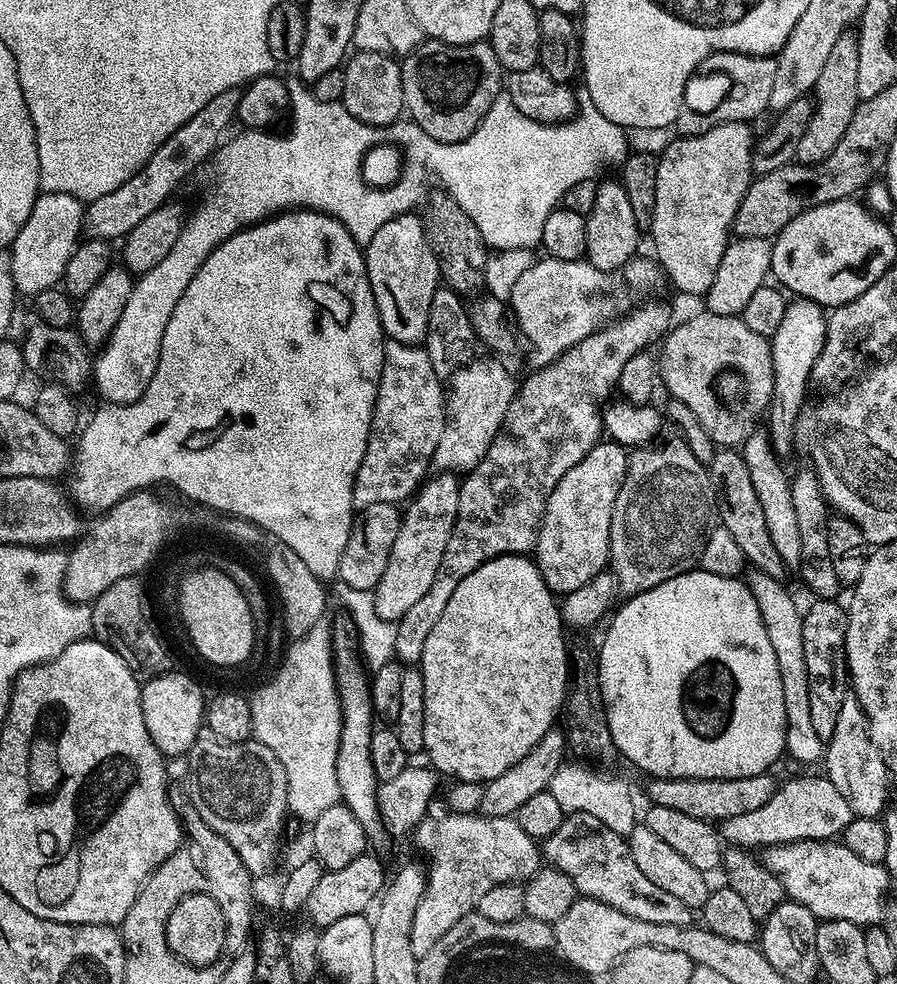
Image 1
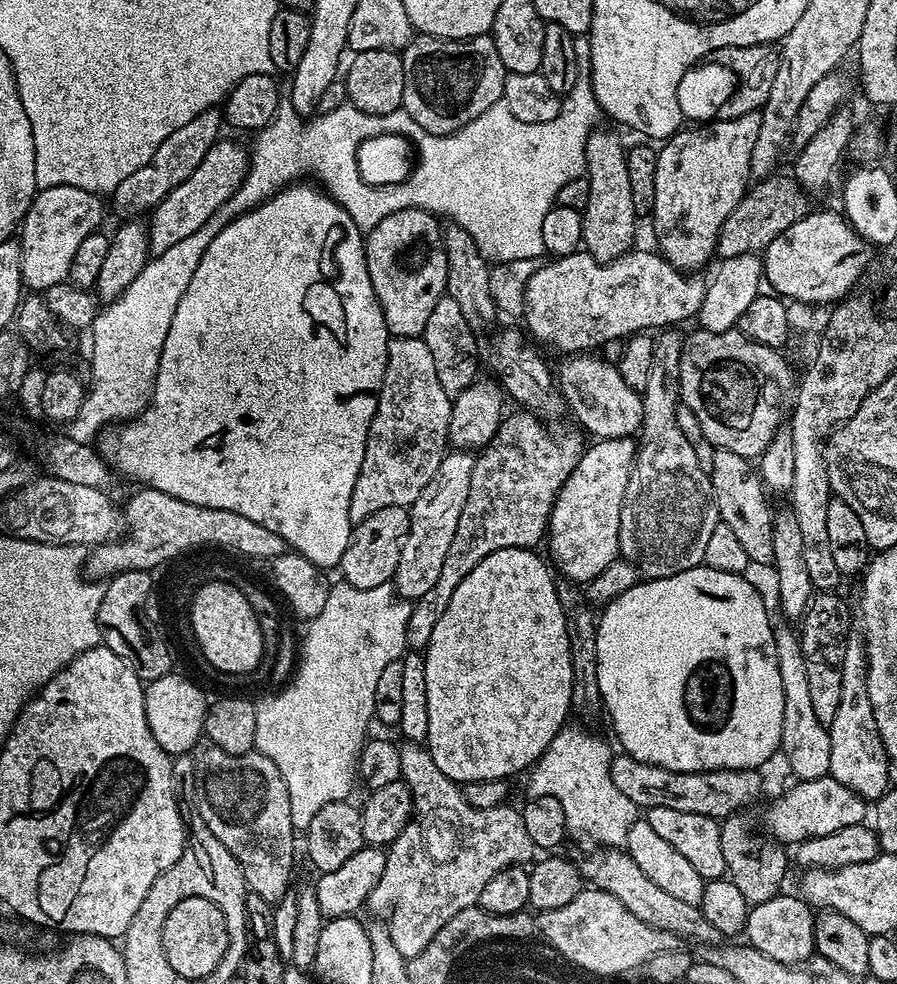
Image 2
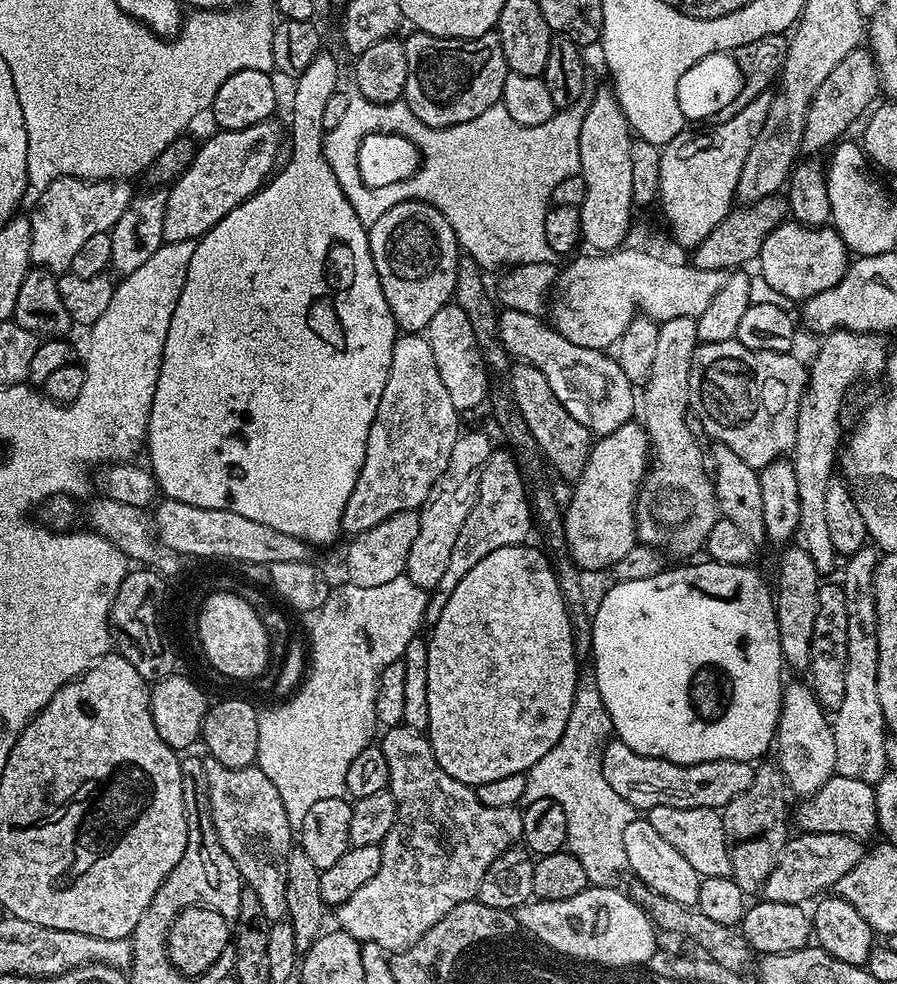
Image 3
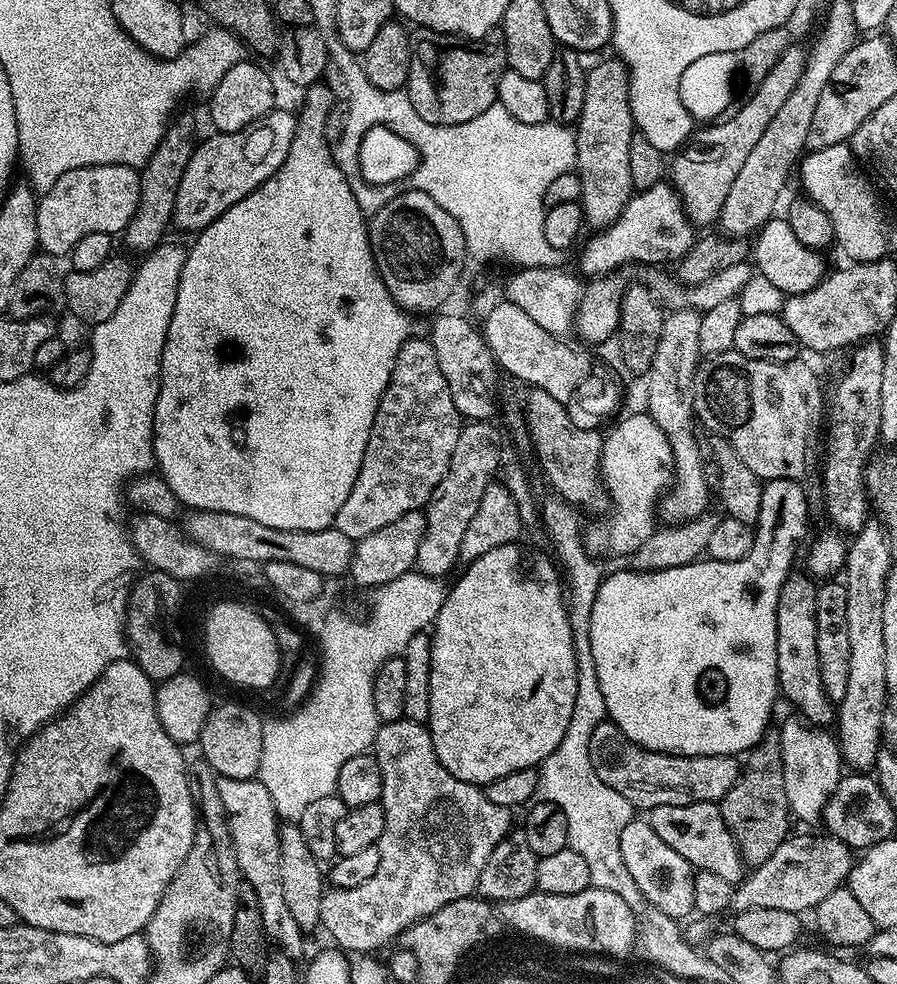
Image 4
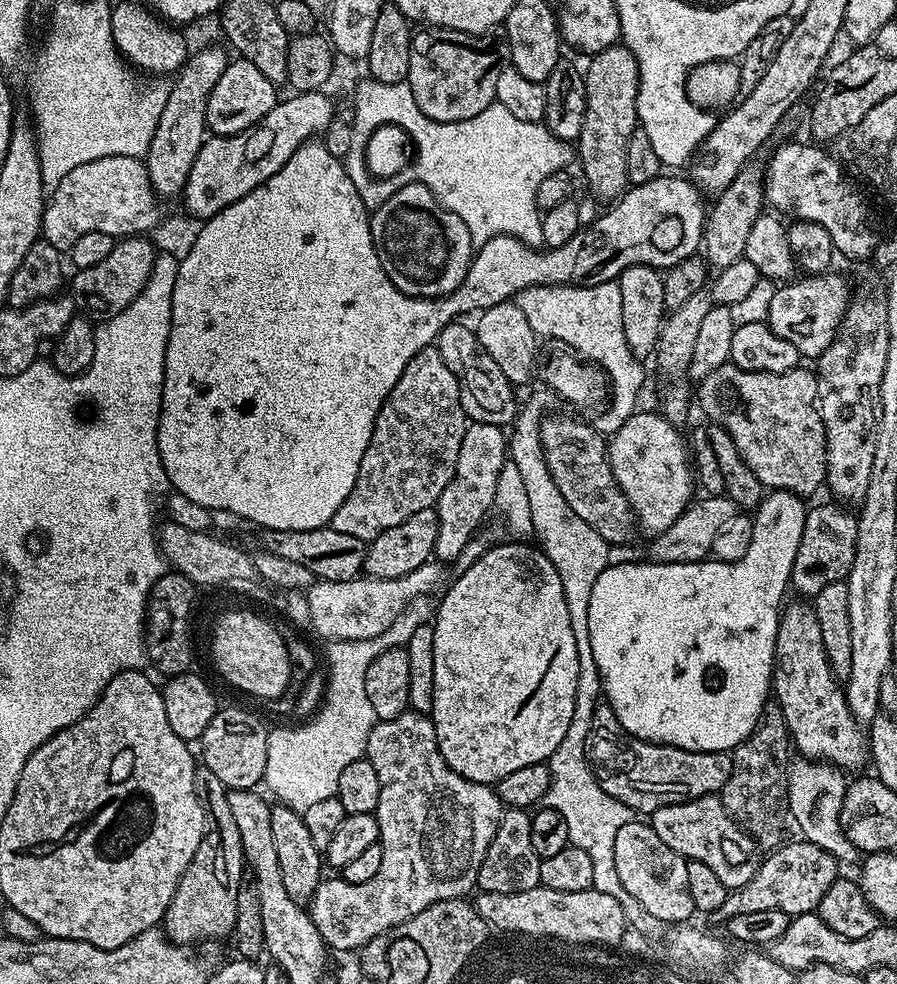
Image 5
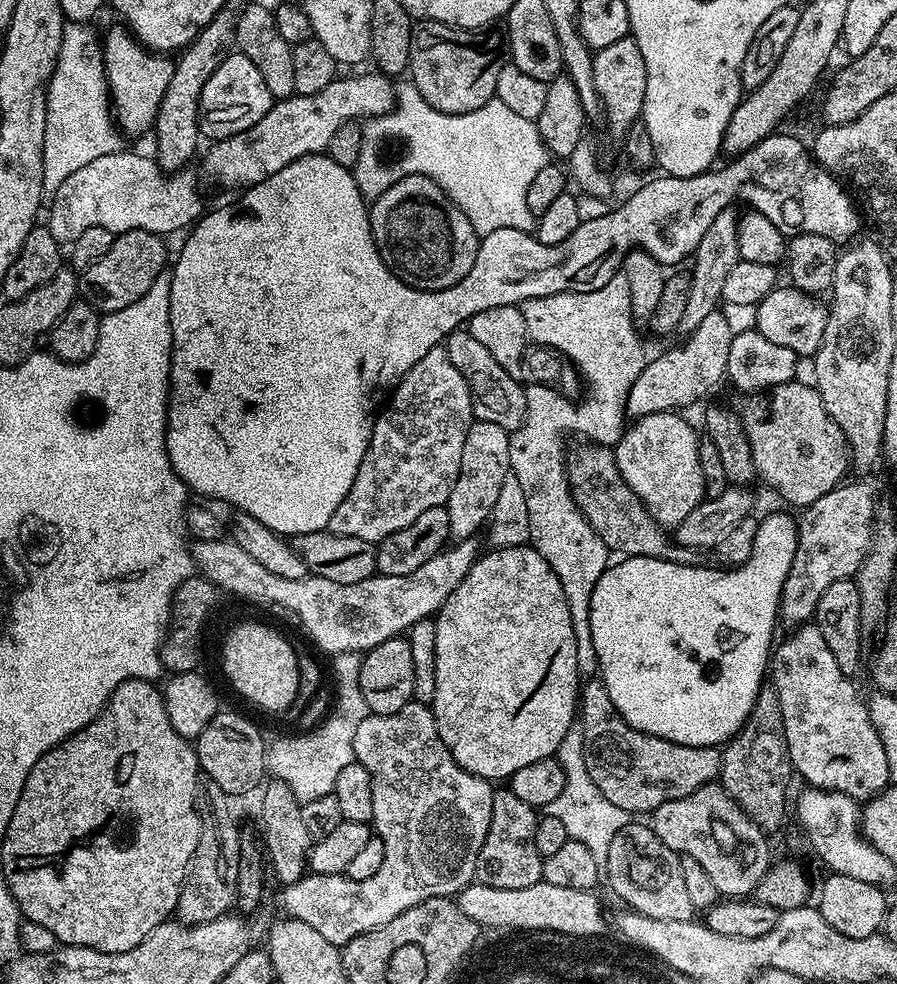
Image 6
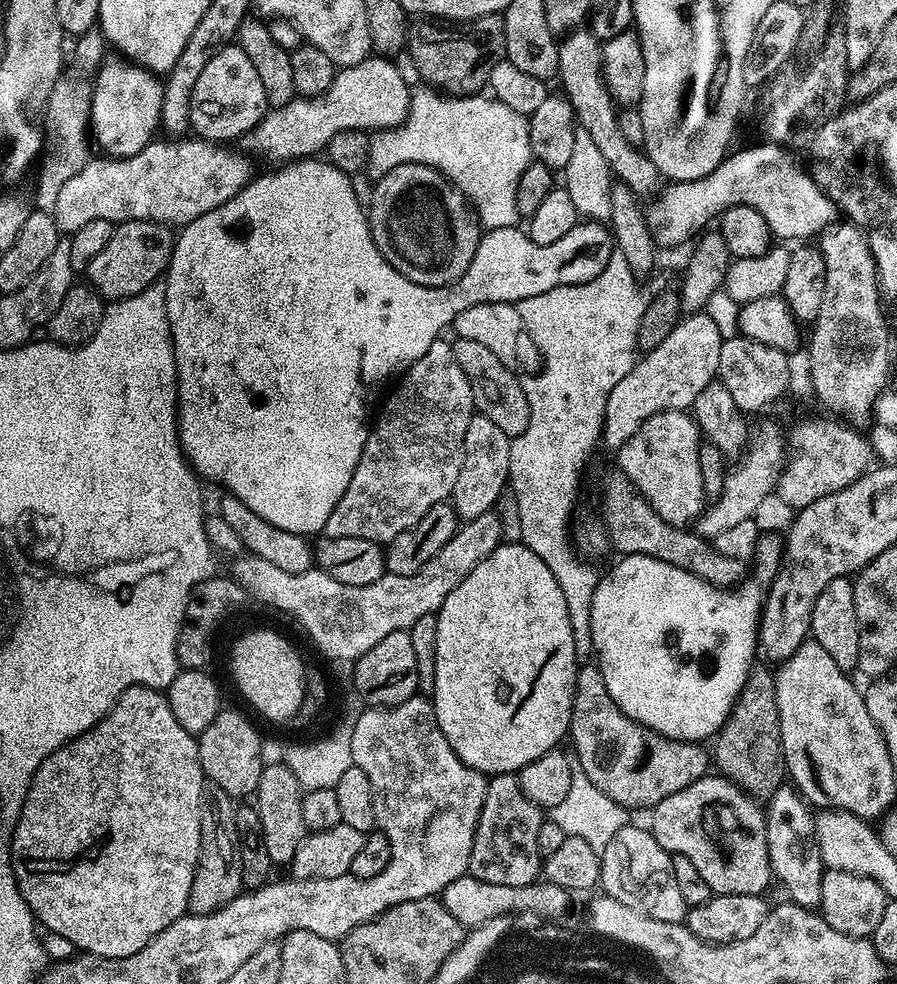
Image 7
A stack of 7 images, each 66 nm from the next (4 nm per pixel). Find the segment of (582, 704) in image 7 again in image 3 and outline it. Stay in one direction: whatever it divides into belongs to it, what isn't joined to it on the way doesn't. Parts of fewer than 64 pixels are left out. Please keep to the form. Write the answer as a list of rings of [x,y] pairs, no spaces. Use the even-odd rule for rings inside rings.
[[[609,739],[602,754],[602,774],[610,787],[637,810],[654,806],[679,808],[715,808],[722,810],[742,790],[754,782],[756,768],[746,760],[715,760],[697,764],[675,764],[662,758],[650,758],[630,750],[622,741]]]

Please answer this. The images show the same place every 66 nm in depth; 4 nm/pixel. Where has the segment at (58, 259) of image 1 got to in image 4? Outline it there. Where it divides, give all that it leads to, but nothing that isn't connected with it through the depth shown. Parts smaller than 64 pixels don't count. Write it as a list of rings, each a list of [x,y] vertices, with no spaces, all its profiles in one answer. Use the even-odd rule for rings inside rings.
[[[86,166],[78,170],[66,170],[50,186],[48,192],[39,197],[36,205],[36,229],[38,238],[36,239],[41,253],[57,258],[67,257],[71,253],[72,247],[86,234],[120,234],[124,227],[134,218],[138,210],[140,201],[140,172],[130,166]]]

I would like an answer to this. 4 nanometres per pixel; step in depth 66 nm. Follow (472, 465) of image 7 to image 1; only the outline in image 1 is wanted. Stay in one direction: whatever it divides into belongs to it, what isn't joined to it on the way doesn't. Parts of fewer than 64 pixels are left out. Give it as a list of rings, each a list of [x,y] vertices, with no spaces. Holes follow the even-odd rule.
[[[442,472],[431,475],[421,484],[411,497],[409,508],[403,509],[398,538],[394,538],[394,550],[390,550],[390,562],[386,562],[386,570],[374,589],[374,606],[382,618],[393,622],[400,620],[402,614],[412,609],[422,599],[422,594],[430,590],[457,520],[459,497],[459,477],[455,473]]]

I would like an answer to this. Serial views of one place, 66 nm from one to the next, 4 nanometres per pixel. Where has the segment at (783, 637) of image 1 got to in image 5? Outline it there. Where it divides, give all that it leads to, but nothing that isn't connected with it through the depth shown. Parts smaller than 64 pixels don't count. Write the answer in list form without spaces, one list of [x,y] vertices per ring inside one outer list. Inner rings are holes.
[[[796,758],[788,765],[788,816],[800,827],[799,835],[814,846],[822,846],[841,865],[858,860],[858,853],[840,826],[842,804],[849,781],[841,769],[832,764]]]

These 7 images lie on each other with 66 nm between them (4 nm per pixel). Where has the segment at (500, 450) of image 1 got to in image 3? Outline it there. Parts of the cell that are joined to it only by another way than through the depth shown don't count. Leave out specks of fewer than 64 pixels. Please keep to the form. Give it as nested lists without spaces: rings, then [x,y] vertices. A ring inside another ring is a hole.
[[[493,451],[492,456],[481,470],[481,480],[478,486],[476,505],[466,515],[466,522],[454,541],[454,550],[450,554],[450,563],[446,566],[446,574],[442,574],[442,582],[428,597],[428,609],[424,615],[425,621],[434,622],[438,614],[442,614],[442,606],[446,606],[446,598],[454,594],[454,586],[486,558],[486,554],[494,554],[494,550],[502,550],[506,546],[523,544],[529,538],[528,531],[533,531],[534,513],[530,503],[530,493],[519,464],[516,463],[513,453]]]

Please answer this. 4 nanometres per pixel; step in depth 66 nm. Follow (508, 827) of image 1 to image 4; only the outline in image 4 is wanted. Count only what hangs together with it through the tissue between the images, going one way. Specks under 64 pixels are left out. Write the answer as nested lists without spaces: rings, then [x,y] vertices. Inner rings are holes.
[[[403,718],[389,724],[381,723],[380,729],[376,731],[374,755],[378,766],[382,766],[382,794],[380,795],[380,803],[384,806],[384,817],[386,818],[386,826],[382,830],[378,845],[380,849],[378,870],[374,870],[373,876],[367,882],[362,882],[362,886],[332,888],[325,891],[322,898],[322,914],[320,915],[323,931],[328,931],[337,940],[333,941],[341,949],[347,950],[349,953],[356,952],[355,954],[375,953],[377,951],[375,948],[380,948],[383,944],[385,946],[391,945],[396,937],[403,934],[410,925],[418,923],[422,918],[426,918],[430,914],[434,914],[434,910],[442,910],[442,906],[446,906],[458,898],[473,895],[476,892],[478,878],[482,874],[482,866],[486,866],[486,858],[490,858],[490,854],[494,854],[494,846],[498,846],[498,842],[505,840],[509,835],[510,829],[513,827],[513,825],[511,826],[513,813],[509,809],[496,806],[490,802],[490,798],[487,797],[483,787],[454,778],[454,774],[450,774],[450,770],[446,770],[442,766],[442,762],[438,762],[438,754],[434,754],[434,742],[430,738],[428,729],[424,724]]]

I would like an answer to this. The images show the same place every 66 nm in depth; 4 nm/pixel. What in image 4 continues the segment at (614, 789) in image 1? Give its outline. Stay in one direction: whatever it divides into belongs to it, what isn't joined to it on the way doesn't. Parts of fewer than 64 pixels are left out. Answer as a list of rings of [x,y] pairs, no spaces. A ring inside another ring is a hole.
[[[553,500],[554,502],[548,502],[540,510],[540,520],[542,526],[545,526],[546,532],[552,544],[556,547],[554,551],[555,559],[558,561],[559,567],[562,569],[563,575],[566,579],[566,600],[568,610],[568,621],[572,627],[572,641],[576,647],[576,677],[578,678],[578,690],[574,694],[574,714],[570,714],[570,726],[566,726],[566,734],[562,734],[562,742],[558,742],[558,746],[554,746],[554,750],[549,756],[544,759],[541,764],[538,765],[539,776],[537,778],[537,788],[534,790],[532,800],[539,802],[545,800],[546,802],[554,802],[554,806],[562,806],[562,814],[566,814],[566,826],[568,827],[568,847],[575,850],[578,854],[582,854],[582,859],[586,861],[586,867],[590,870],[590,882],[593,888],[605,887],[606,880],[604,876],[621,876],[621,878],[627,877],[628,871],[626,870],[626,862],[622,862],[622,846],[620,845],[620,839],[622,838],[622,830],[626,830],[626,826],[634,818],[634,806],[626,798],[622,798],[622,794],[618,794],[618,790],[610,790],[610,786],[606,786],[606,782],[602,782],[602,778],[598,778],[598,774],[594,770],[592,765],[592,745],[594,743],[594,730],[598,730],[600,724],[605,723],[608,720],[608,711],[606,710],[606,698],[602,698],[602,686],[598,686],[598,666],[594,666],[594,654],[590,650],[590,610],[594,610],[594,598],[598,594],[600,589],[600,582],[604,579],[606,572],[605,569],[600,569],[600,564],[595,560],[593,553],[590,551],[585,537],[582,535],[582,528],[580,532],[580,520],[576,516],[575,509],[571,505],[564,504],[563,501]]]

